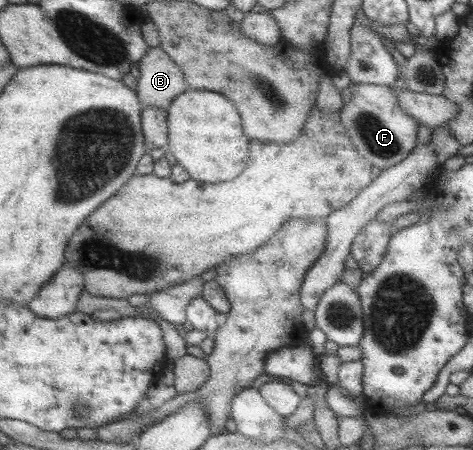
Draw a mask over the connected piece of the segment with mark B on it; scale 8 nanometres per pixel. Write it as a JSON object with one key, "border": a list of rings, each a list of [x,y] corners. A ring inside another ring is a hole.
{"border":[[[150,47],[140,62],[137,93],[145,107],[170,109],[174,100],[189,89],[185,72],[161,47]]]}

